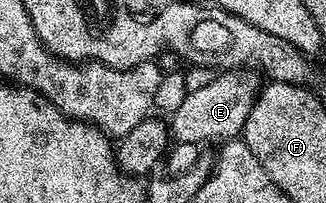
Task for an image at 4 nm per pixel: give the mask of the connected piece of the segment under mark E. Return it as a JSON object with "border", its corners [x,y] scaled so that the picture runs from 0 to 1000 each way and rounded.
{"border":[[[706,335],[696,365],[669,365],[647,404],[632,404],[623,424],[607,424],[586,438],[564,473],[564,512],[552,512],[552,532],[540,532],[540,552],[518,586],[515,635],[528,665],[531,695],[546,700],[595,700],[604,680],[638,680],[656,700],[666,680],[678,690],[718,690],[742,655],[742,635],[755,626],[761,591],[761,552],[773,532],[773,512],[791,483],[798,438],[794,369],[767,335]]]}

